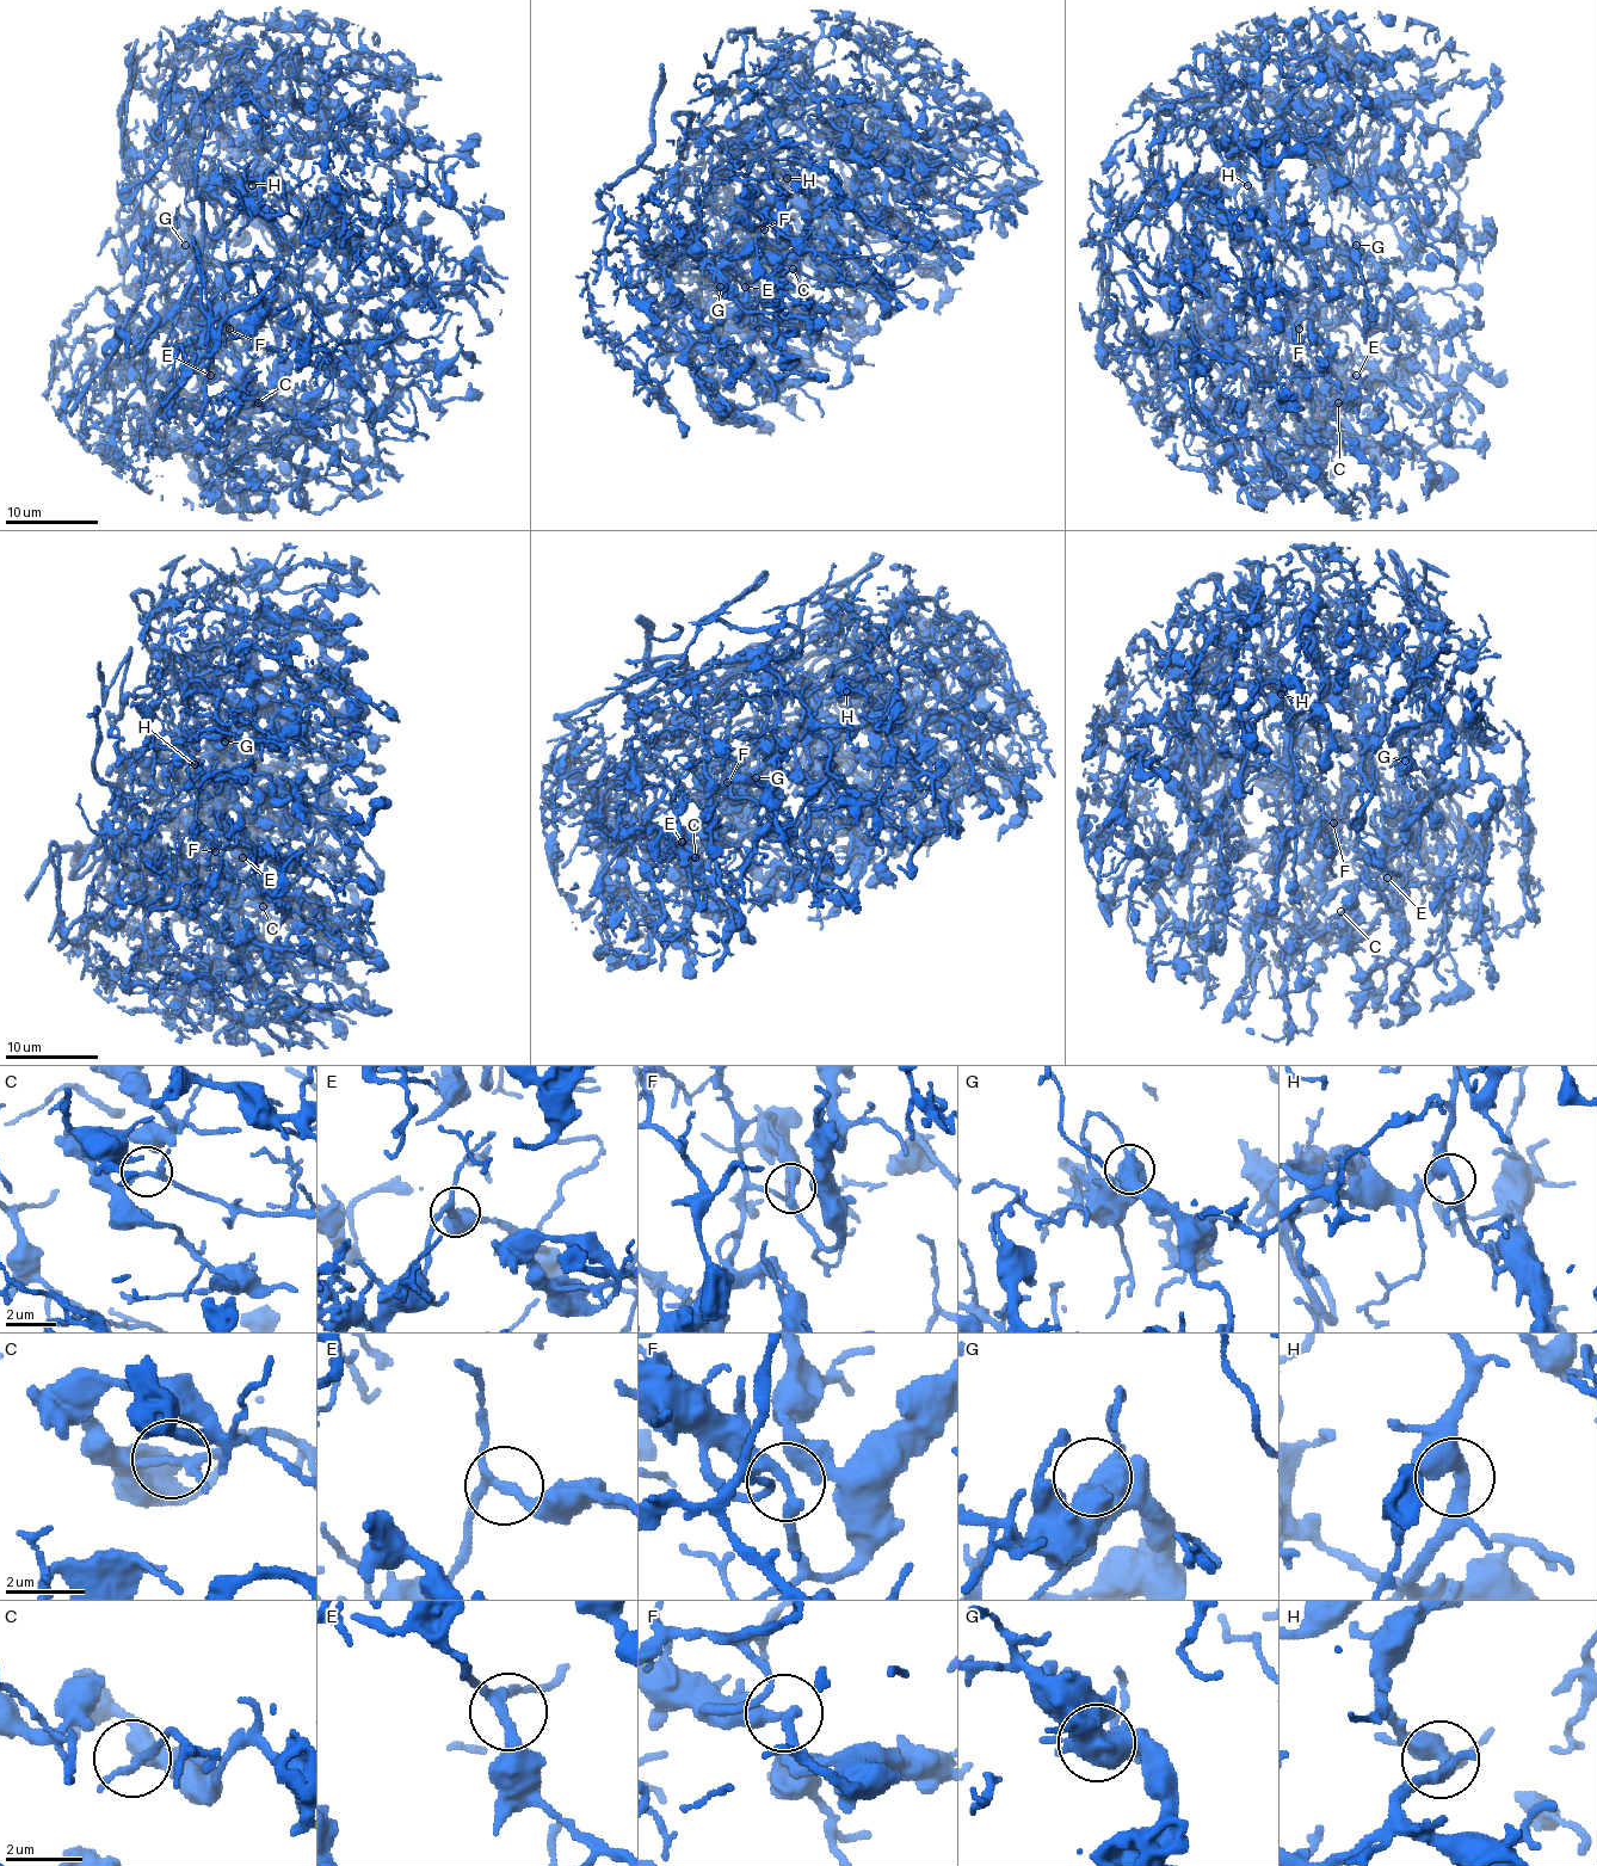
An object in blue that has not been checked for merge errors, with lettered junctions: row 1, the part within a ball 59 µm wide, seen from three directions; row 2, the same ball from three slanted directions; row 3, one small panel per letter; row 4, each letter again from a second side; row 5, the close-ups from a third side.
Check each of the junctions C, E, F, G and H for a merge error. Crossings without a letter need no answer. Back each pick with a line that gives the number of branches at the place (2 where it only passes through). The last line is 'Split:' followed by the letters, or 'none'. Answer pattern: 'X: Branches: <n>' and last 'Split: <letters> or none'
Split: none

